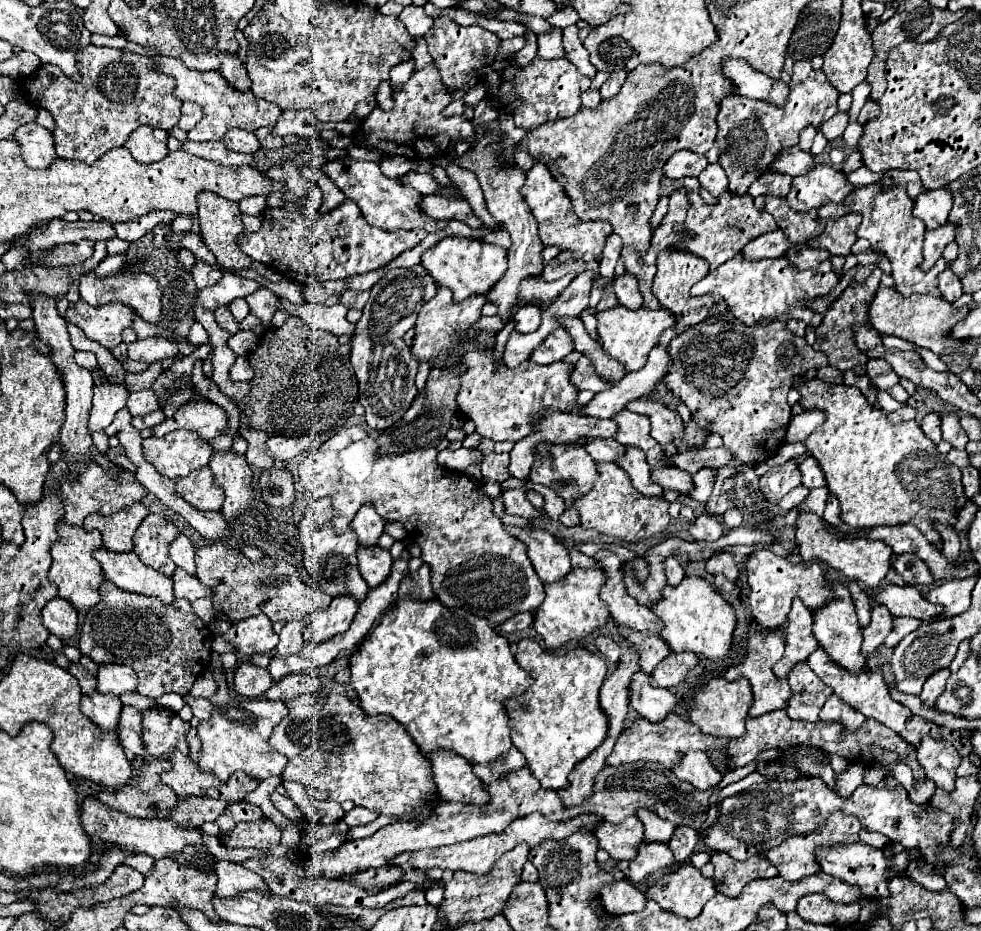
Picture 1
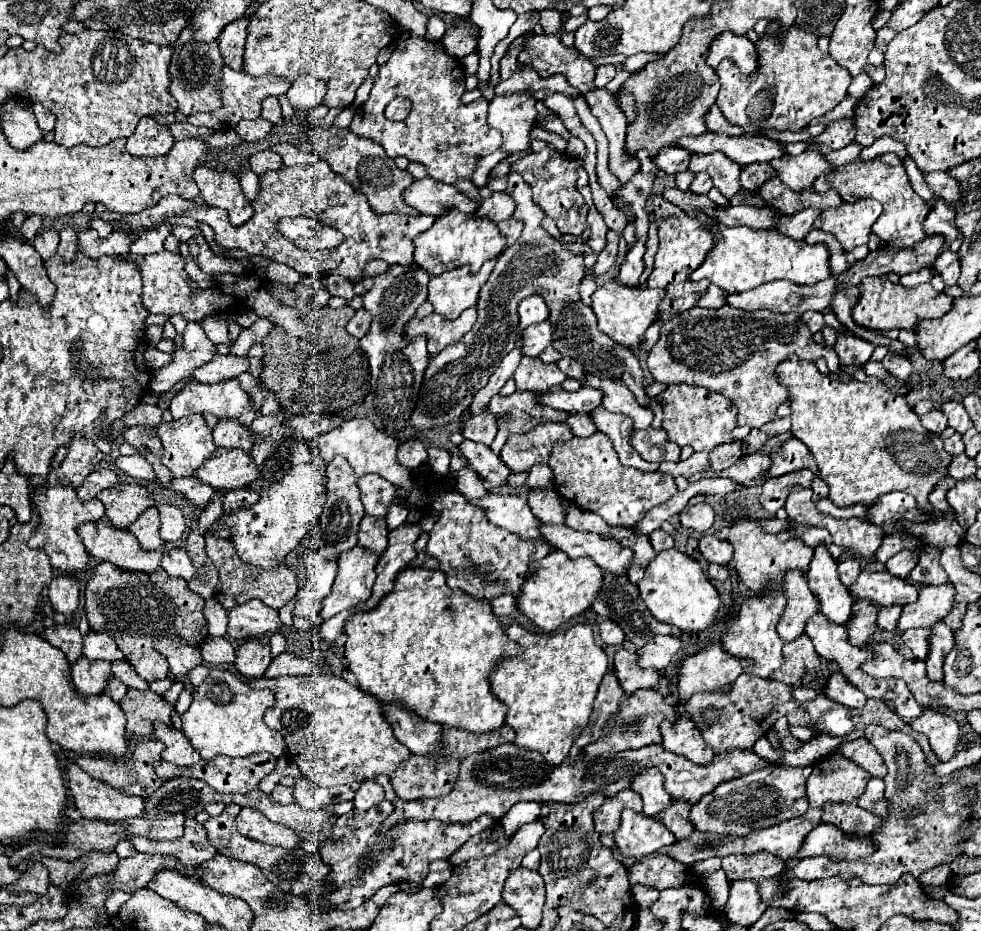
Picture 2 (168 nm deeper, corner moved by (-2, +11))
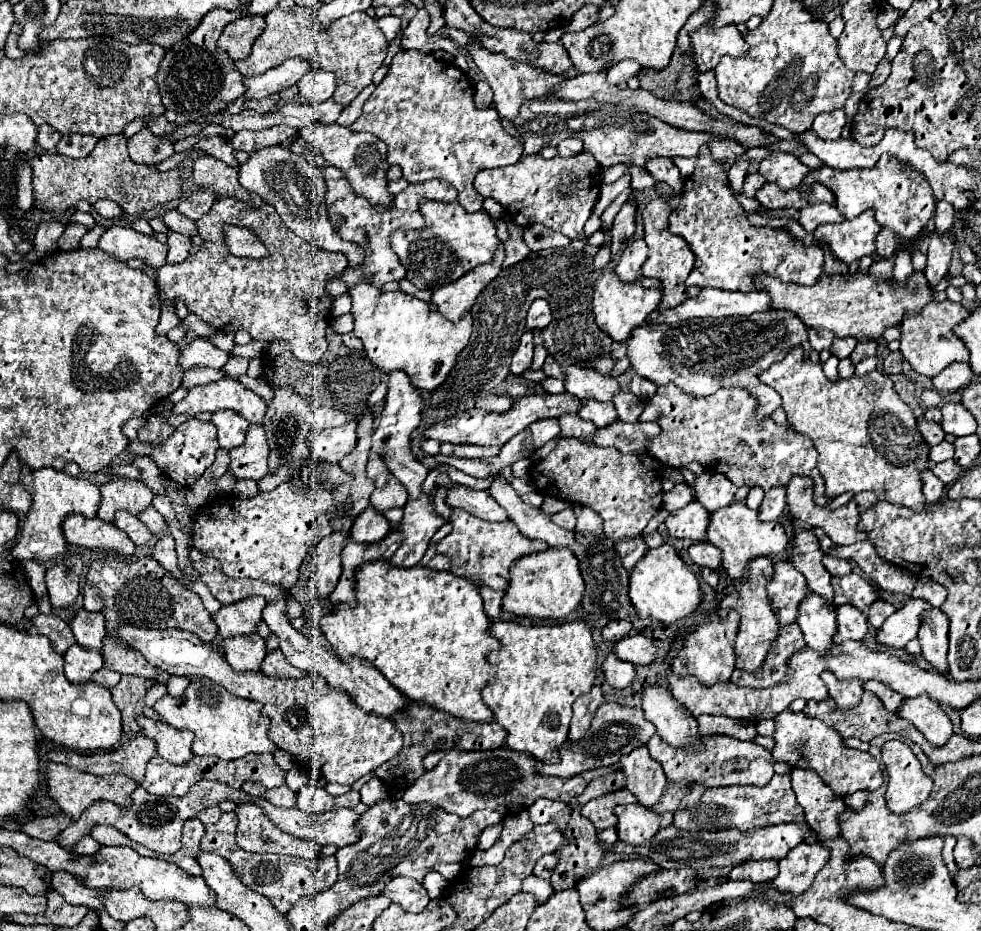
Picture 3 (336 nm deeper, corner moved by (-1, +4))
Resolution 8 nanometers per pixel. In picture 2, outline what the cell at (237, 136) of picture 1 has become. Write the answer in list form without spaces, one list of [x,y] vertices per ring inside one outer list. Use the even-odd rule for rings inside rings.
[[[262,117],[254,119],[254,121],[240,121],[234,131],[244,139],[244,141],[260,141],[264,139],[270,131],[272,131],[272,123],[264,121]]]

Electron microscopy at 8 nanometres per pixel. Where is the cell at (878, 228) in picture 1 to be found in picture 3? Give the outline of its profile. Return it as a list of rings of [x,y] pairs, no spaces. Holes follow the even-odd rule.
[[[883,154],[879,162],[873,168],[867,170],[837,170],[837,168],[817,168],[807,174],[807,180],[799,188],[801,192],[809,192],[811,186],[819,182],[825,184],[837,198],[837,208],[845,218],[857,218],[857,212],[873,210],[875,220],[881,228],[891,228],[899,238],[911,240],[919,236],[919,232],[927,226],[935,212],[935,196],[929,188],[929,184],[923,180],[921,174],[903,170],[901,162],[895,160],[895,156]]]

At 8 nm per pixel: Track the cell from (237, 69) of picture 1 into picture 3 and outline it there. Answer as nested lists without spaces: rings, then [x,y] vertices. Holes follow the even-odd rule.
[[[247,16],[241,20],[235,20],[225,26],[219,46],[233,58],[233,60],[243,60],[251,52],[253,40],[263,32],[265,20],[263,16]]]

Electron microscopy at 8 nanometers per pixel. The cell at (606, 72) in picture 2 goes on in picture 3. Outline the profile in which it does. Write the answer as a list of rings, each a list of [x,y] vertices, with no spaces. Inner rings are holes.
[[[619,62],[619,64],[615,64],[615,66],[611,66],[611,68],[607,68],[607,82],[609,84],[619,84],[619,82],[625,82],[625,80],[629,80],[631,76],[637,76],[641,72],[641,64],[635,64],[635,62]]]

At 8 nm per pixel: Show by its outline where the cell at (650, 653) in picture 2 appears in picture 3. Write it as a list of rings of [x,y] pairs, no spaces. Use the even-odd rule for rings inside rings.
[[[635,634],[619,640],[613,652],[619,660],[631,662],[635,666],[647,666],[657,660],[657,646],[643,634]]]

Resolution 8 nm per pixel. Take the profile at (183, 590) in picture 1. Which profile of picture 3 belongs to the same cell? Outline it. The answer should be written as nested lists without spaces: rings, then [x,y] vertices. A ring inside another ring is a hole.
[[[167,534],[167,536],[159,538],[157,544],[153,546],[153,550],[155,550],[155,560],[157,560],[167,572],[171,572],[173,578],[181,580],[183,570],[177,566],[177,552],[175,552],[175,540],[173,540],[173,536]]]

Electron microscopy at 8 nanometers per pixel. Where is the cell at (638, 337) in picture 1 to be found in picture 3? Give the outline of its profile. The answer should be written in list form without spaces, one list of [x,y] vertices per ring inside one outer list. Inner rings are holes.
[[[615,272],[603,274],[599,276],[599,280],[595,282],[595,294],[593,294],[593,314],[595,314],[595,322],[597,326],[609,334],[615,342],[627,342],[631,338],[631,332],[641,326],[647,316],[651,312],[657,310],[661,302],[661,290],[657,288],[643,288],[641,282],[637,280],[635,284],[623,284]]]

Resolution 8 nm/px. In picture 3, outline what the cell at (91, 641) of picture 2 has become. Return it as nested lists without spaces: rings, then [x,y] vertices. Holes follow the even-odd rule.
[[[81,608],[79,614],[71,620],[71,628],[79,646],[87,650],[103,652],[103,638],[107,636],[107,632],[105,632],[105,620],[101,612],[89,614]]]

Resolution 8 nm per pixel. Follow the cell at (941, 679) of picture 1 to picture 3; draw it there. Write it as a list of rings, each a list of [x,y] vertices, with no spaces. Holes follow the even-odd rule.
[[[939,610],[923,612],[923,622],[919,628],[919,642],[921,642],[921,656],[941,674],[947,672],[947,628],[949,620]]]

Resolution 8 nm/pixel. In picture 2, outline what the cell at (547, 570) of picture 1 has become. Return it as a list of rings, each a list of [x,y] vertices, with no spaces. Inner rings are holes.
[[[488,491],[484,497],[472,499],[466,497],[470,503],[486,511],[490,523],[504,527],[512,533],[518,533],[522,539],[538,539],[540,537],[540,521],[532,515],[526,497],[510,495],[510,493],[496,493]]]

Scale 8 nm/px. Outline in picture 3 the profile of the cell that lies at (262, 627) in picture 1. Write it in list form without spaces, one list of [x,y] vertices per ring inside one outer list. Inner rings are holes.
[[[253,596],[251,600],[223,606],[213,618],[219,628],[219,634],[223,638],[235,638],[235,636],[257,632],[257,626],[263,620],[261,612],[265,604],[267,602],[261,596]]]

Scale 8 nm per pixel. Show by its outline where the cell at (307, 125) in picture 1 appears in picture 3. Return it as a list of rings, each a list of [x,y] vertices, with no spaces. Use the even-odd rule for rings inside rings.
[[[319,70],[307,72],[299,82],[299,96],[307,104],[321,104],[327,102],[335,92],[335,76]]]

